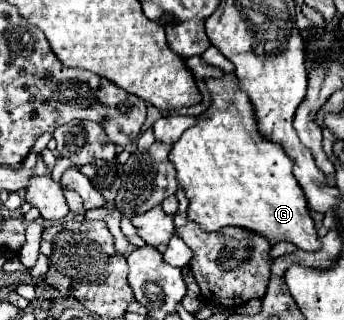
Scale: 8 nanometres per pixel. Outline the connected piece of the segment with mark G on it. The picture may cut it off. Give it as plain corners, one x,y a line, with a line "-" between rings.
237,77
209,79
207,87
213,95
211,107
195,127
189,127
177,139
169,155
189,201
189,219
203,231
219,231
221,227
235,225
263,235
271,245
287,241
303,251
319,251
321,241
303,189
291,173
293,161
283,147
259,133
251,99
239,89

